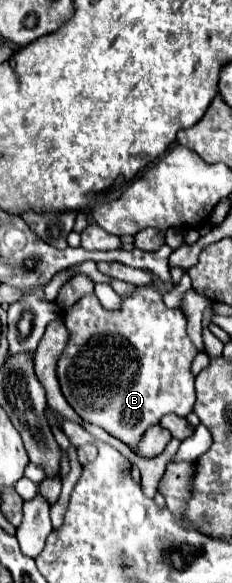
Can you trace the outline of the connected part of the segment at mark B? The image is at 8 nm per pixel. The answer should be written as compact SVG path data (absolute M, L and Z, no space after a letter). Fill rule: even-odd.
M136 287L134 295L122 299L122 309L106 311L96 295L86 295L66 311L64 325L68 327L70 341L58 361L58 379L66 401L84 421L102 427L134 451L144 431L158 423L158 417L168 413L186 417L192 411L196 393L190 365L196 349L186 335L184 313L168 309L156 287Z

